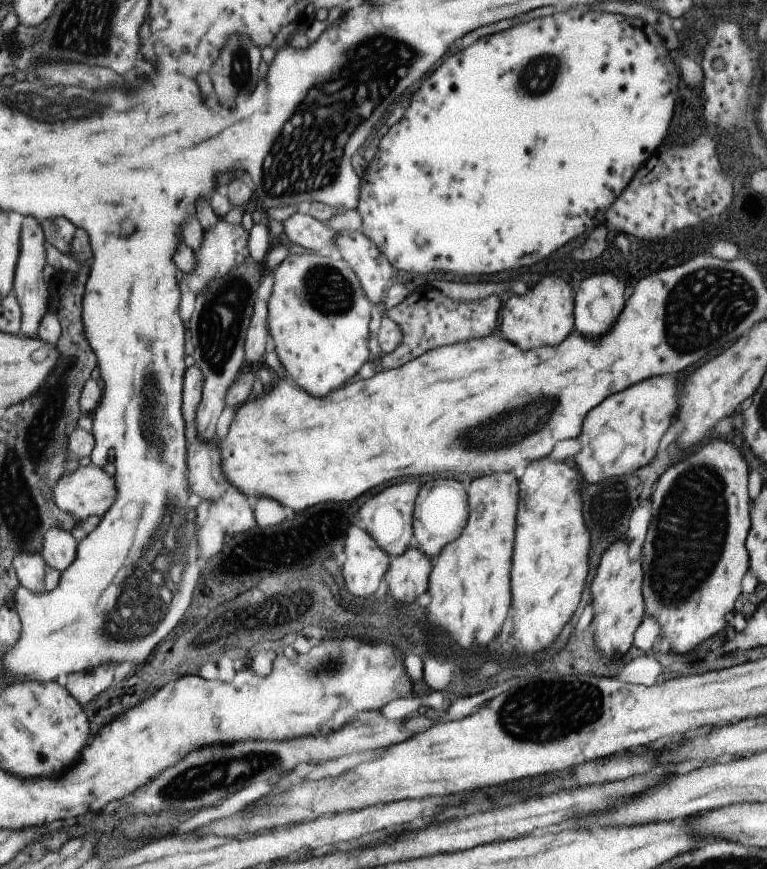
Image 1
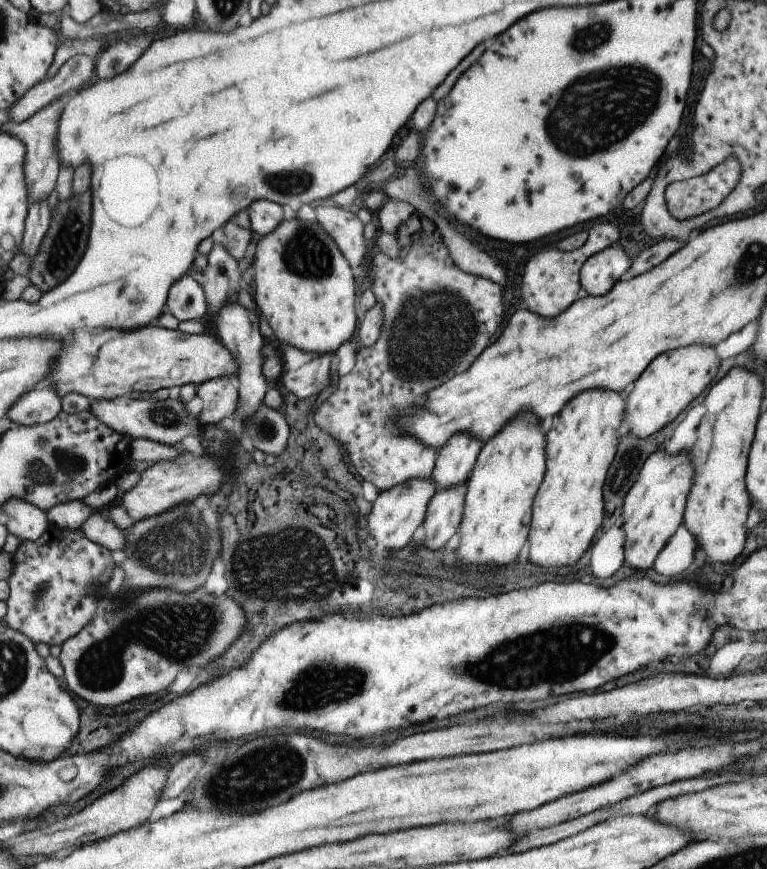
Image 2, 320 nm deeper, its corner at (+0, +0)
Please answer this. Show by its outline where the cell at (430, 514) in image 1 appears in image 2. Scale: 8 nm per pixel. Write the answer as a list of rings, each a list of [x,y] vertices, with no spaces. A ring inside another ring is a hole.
[[[463,432],[451,436],[451,440],[443,444],[434,459],[430,477],[435,484],[435,492],[447,490],[455,484],[465,485],[482,446],[477,438]]]

